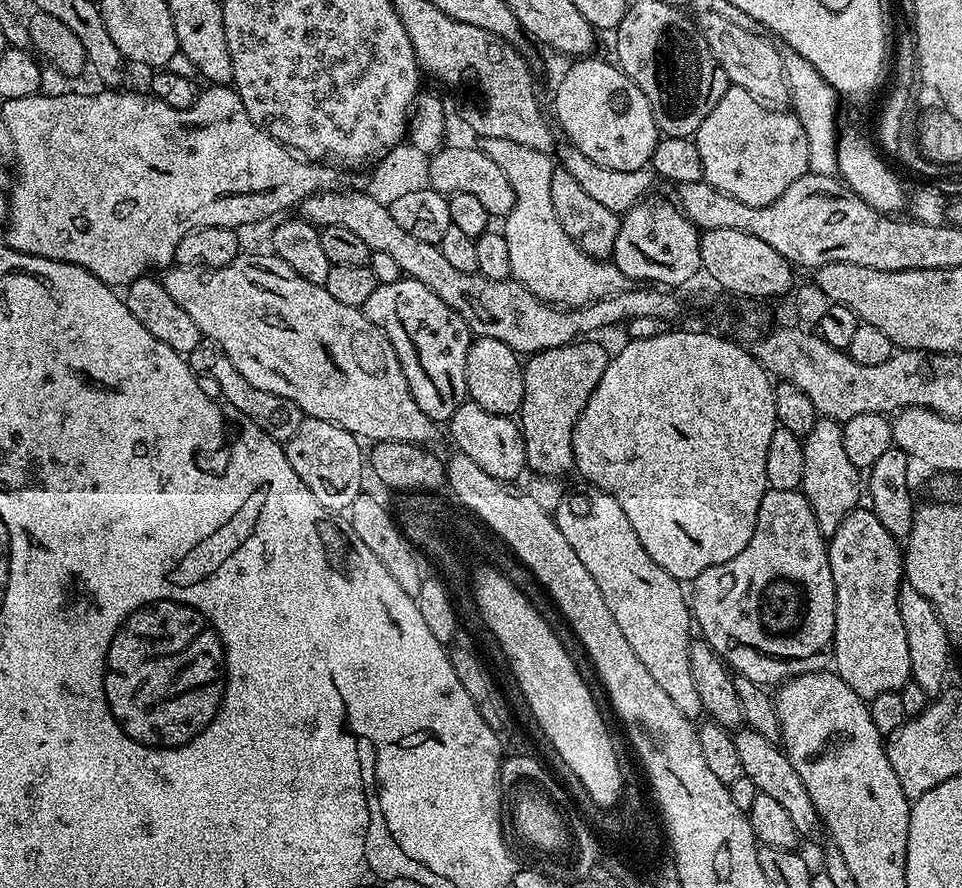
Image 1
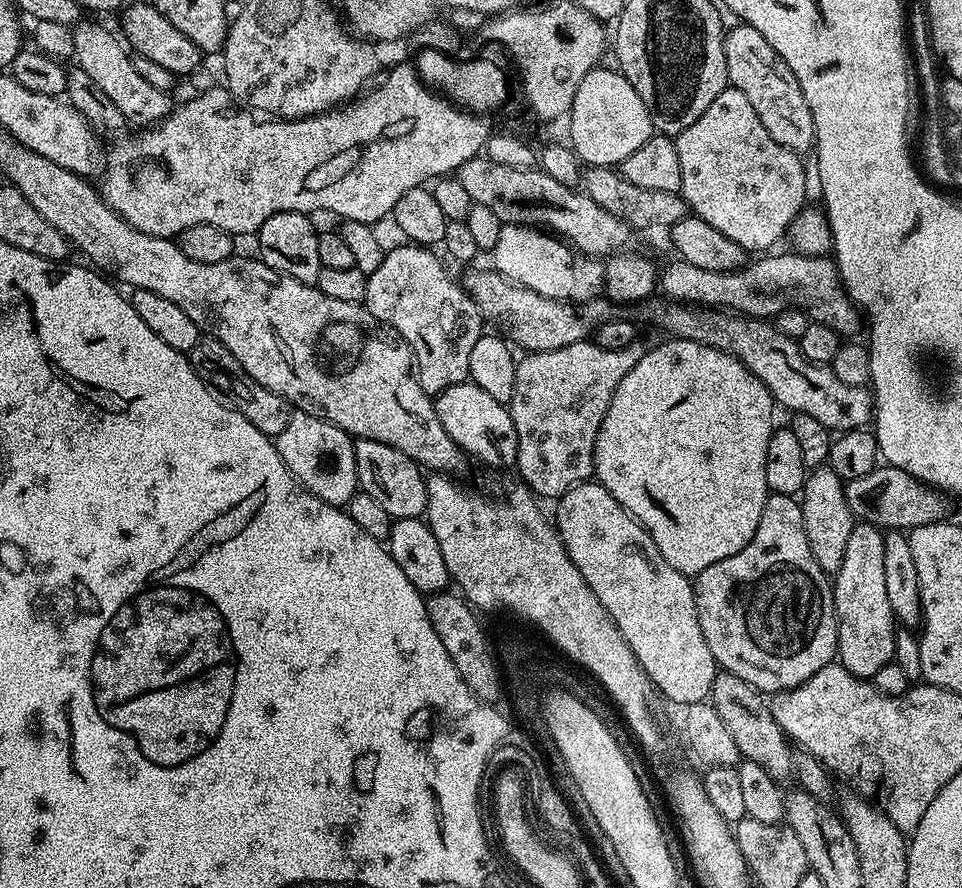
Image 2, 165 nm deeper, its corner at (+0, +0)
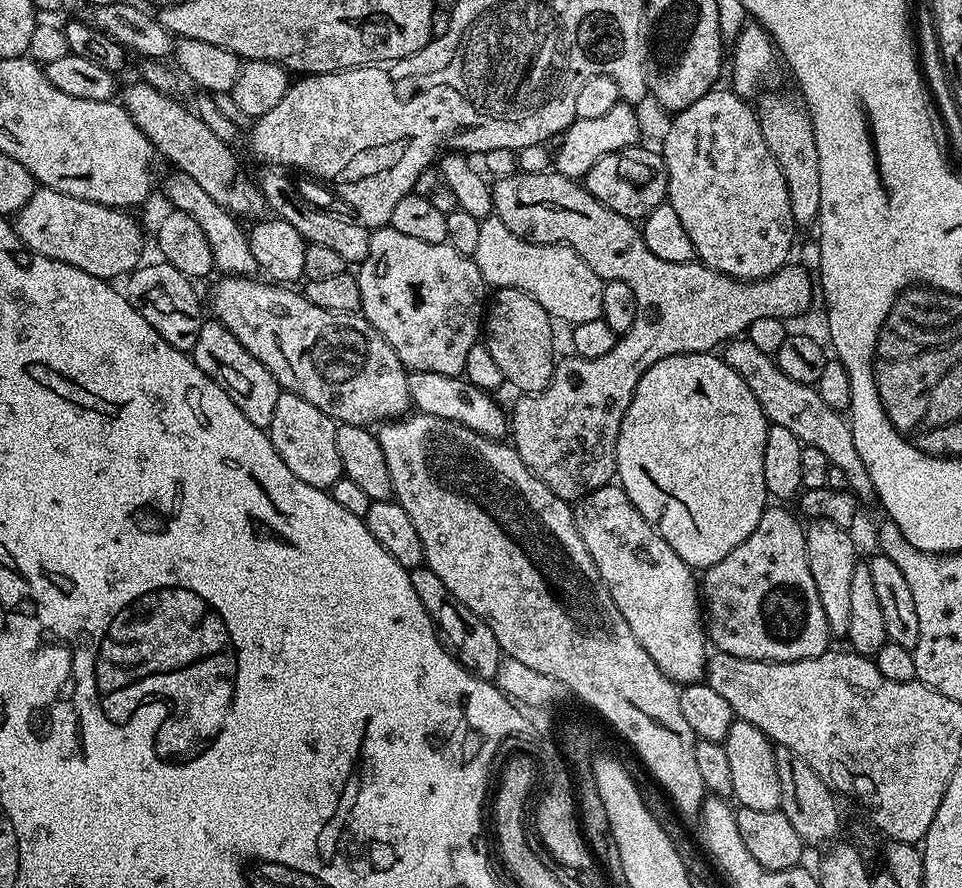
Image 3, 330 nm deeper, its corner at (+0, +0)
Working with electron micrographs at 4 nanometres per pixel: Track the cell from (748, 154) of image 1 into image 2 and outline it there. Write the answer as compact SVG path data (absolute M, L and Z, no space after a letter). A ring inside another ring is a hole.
M731 86L724 88L722 94L718 94L710 106L706 106L702 118L698 118L694 126L686 126L686 130L682 130L674 139L682 169L679 193L688 204L691 215L702 218L702 222L710 222L714 230L730 238L730 242L738 242L738 246L742 246L748 254L767 253L777 247L775 244L779 240L785 239L786 229L806 204L804 160L766 134L762 118L754 114L754 106L750 106L742 90Z

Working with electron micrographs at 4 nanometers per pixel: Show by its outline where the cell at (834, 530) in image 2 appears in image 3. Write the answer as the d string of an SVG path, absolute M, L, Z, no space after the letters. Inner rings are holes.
M813 520L807 525L806 558L810 562L810 574L814 577L814 587L818 590L818 602L826 614L829 633L833 637L847 637L850 630L850 582L858 563L853 533L842 526L834 526L829 520Z

